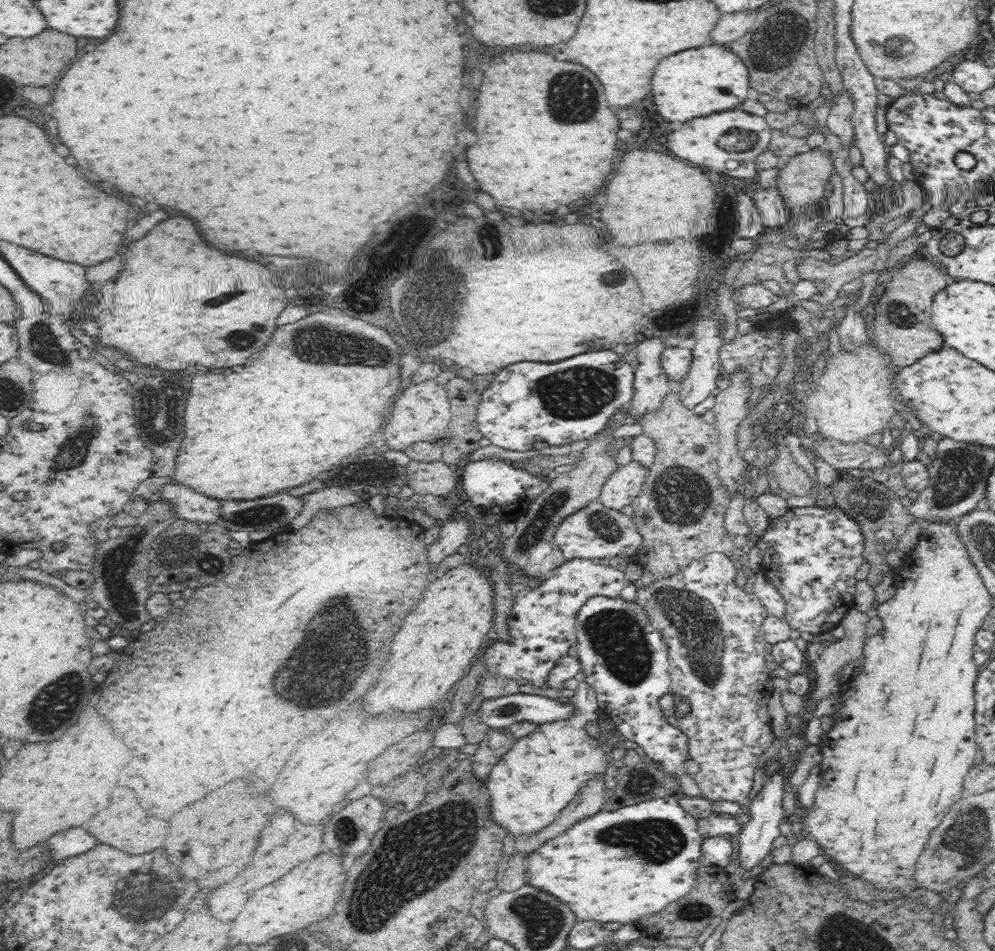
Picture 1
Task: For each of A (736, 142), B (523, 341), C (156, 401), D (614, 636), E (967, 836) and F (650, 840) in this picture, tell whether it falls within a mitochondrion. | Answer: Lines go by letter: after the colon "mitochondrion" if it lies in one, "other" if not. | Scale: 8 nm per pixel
A: mitochondrion
B: other
C: mitochondrion
D: mitochondrion
E: mitochondrion
F: mitochondrion

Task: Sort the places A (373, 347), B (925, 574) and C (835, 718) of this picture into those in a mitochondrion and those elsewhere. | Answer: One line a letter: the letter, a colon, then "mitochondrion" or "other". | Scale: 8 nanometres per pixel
A: mitochondrion
B: other
C: other

